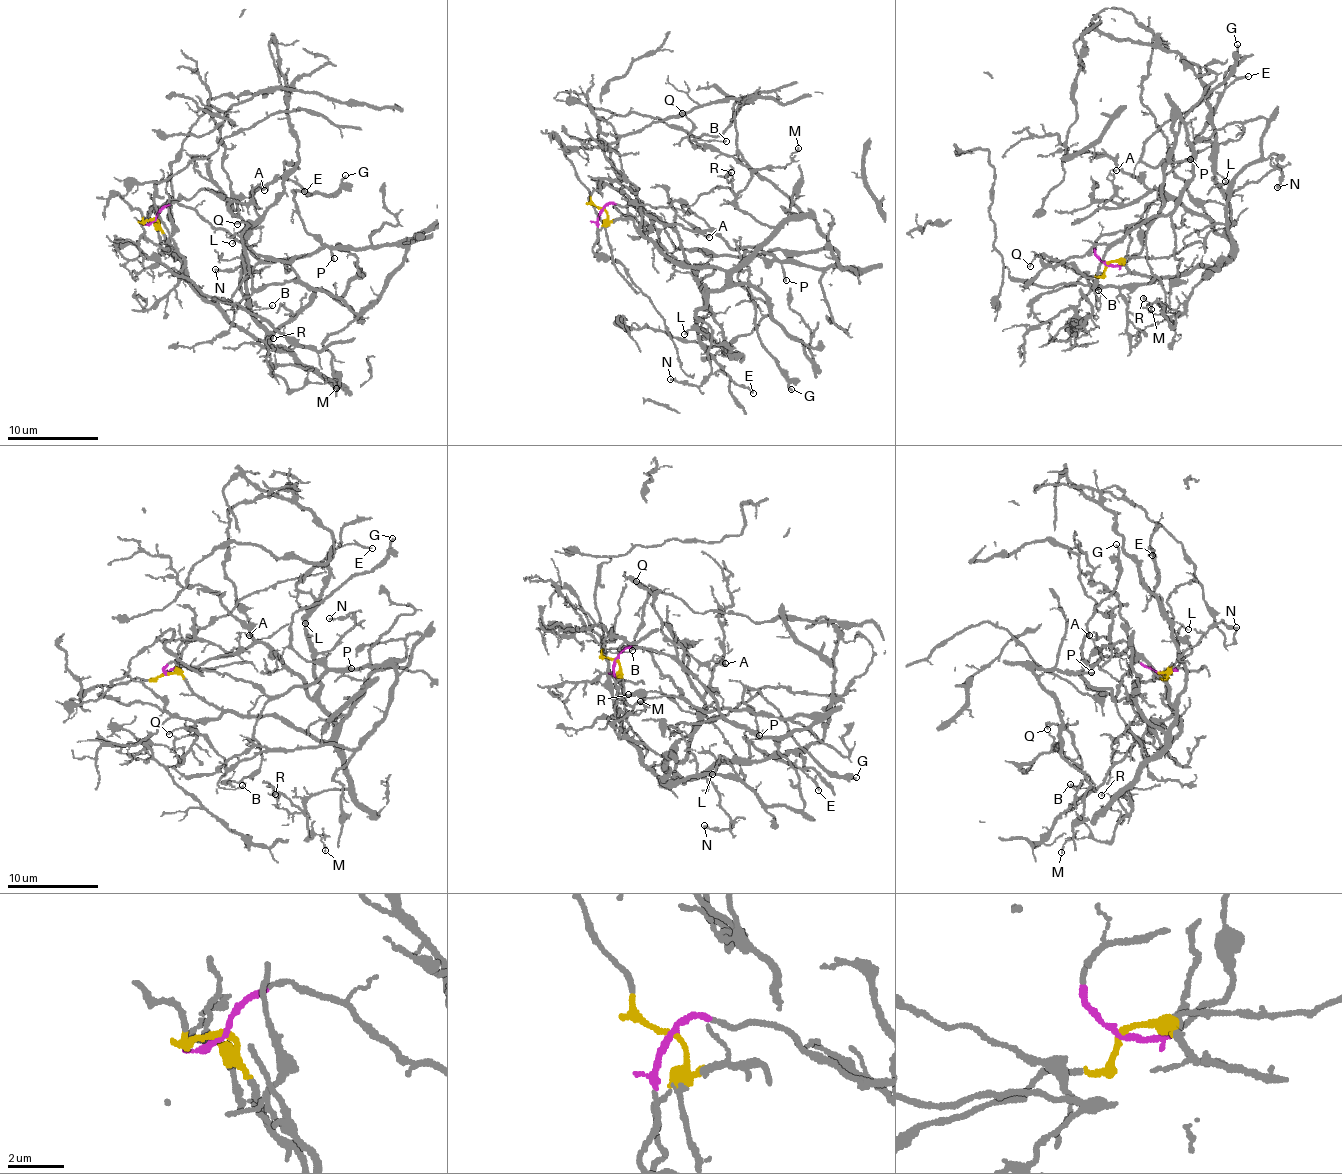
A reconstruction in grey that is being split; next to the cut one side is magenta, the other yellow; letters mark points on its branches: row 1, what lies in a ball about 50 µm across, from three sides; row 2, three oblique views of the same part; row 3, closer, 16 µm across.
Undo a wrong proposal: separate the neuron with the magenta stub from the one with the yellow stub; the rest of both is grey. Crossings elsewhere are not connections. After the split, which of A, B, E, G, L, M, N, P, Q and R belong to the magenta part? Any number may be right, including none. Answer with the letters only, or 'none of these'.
B, G, P, Q

